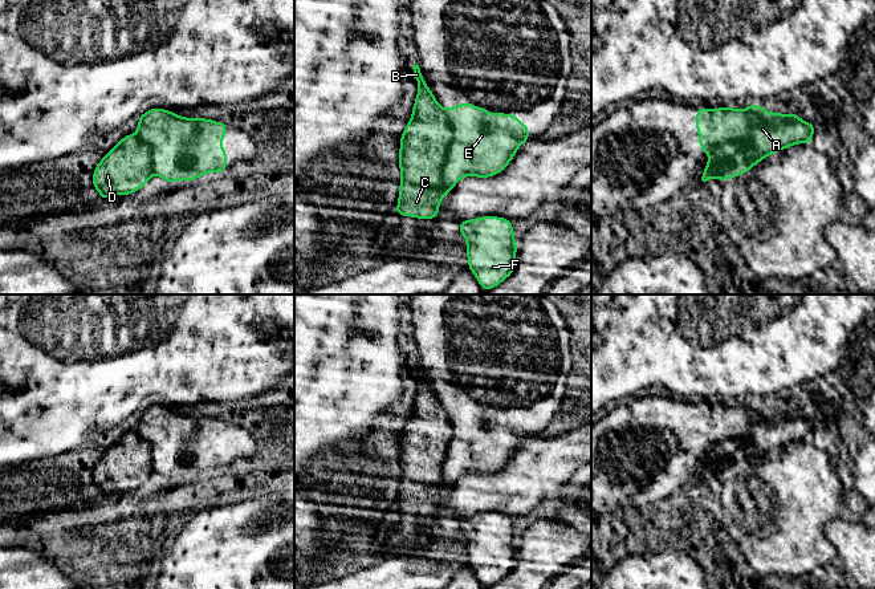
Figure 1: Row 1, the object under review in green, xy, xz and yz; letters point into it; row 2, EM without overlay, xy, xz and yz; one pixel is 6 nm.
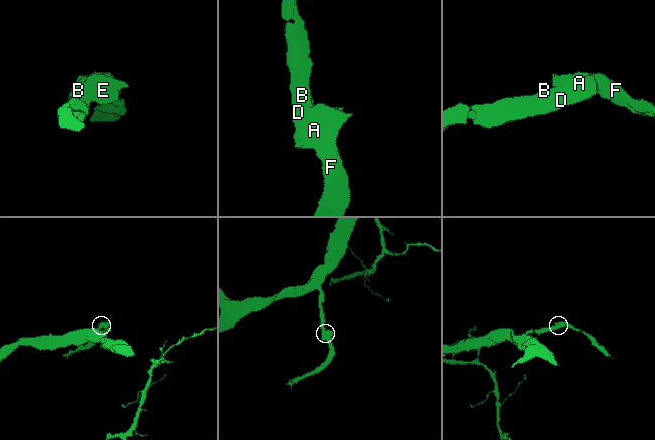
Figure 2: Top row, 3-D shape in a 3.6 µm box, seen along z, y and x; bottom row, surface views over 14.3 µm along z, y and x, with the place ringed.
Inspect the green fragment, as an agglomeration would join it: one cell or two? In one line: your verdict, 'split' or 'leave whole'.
split

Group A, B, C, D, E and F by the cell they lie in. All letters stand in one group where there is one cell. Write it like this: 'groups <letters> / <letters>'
groups A E F / B C D

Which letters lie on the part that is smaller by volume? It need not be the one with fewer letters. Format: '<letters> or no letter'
A, E, F

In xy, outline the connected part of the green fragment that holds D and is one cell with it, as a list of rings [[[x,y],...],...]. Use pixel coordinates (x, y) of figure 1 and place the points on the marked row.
[[[129,134],[94,168],[93,188],[102,200],[113,195],[130,195],[146,186],[152,174],[150,146],[137,134]]]

